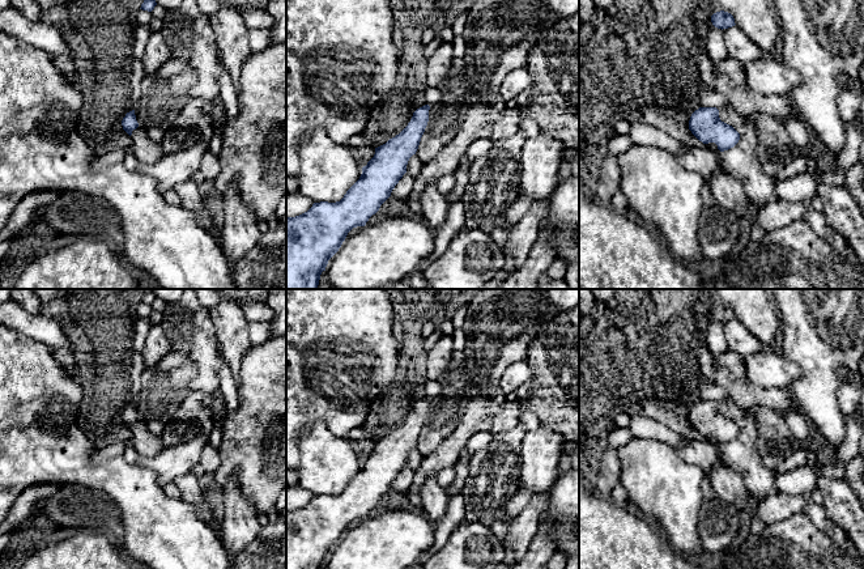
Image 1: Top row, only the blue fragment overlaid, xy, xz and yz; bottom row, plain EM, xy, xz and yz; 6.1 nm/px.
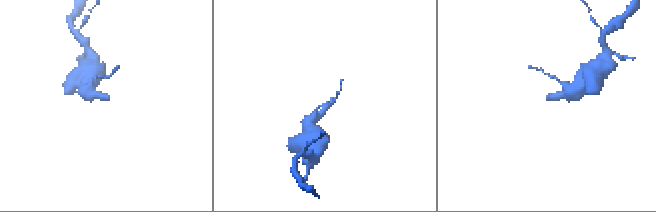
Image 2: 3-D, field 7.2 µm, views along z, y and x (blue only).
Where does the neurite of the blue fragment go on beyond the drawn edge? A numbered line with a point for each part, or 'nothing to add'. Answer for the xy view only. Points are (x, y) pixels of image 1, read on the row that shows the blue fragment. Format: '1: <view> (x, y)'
1: xy (148, 152)

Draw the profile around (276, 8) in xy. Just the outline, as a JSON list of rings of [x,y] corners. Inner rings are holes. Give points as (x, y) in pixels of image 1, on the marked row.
[[[268,0],[267,10],[274,18],[272,43],[286,43],[286,0]]]

